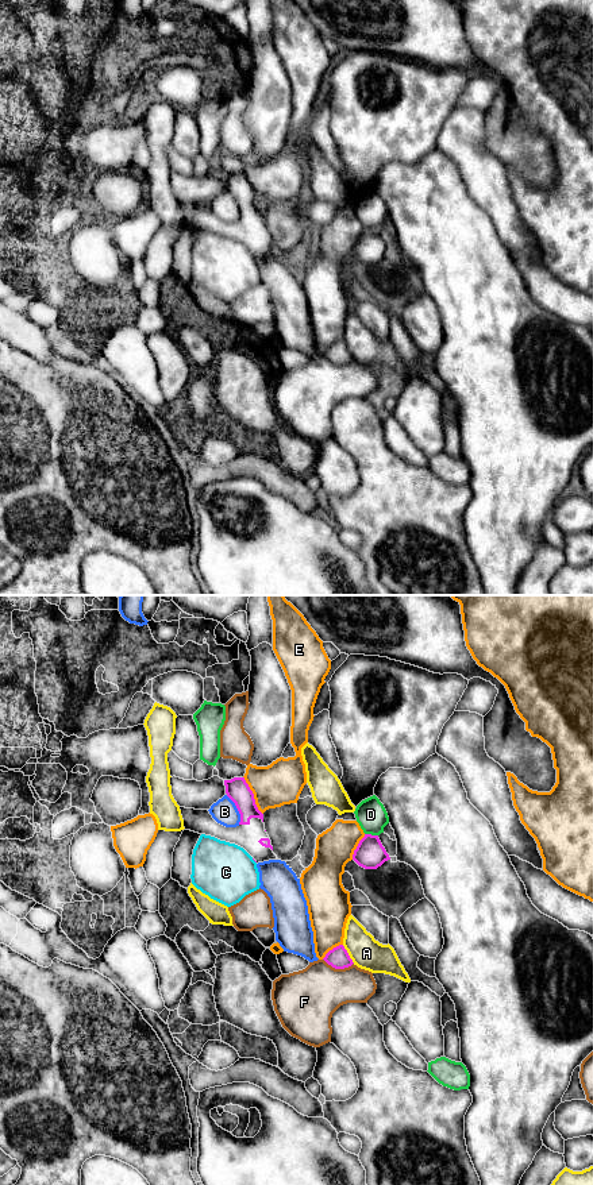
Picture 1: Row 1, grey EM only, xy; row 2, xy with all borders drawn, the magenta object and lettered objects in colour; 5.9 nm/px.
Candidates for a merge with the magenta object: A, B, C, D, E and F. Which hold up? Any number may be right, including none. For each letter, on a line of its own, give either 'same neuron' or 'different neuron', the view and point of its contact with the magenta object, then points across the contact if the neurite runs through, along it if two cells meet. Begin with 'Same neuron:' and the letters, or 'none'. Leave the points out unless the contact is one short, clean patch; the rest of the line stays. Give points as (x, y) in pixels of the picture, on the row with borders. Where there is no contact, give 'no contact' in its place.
Same neuron: none
A: different neuron; meets magenta in xy at (347, 954)
B: different neuron; meets magenta in xy at (238, 810)
C: different neuron; meets magenta in xy at (254, 860); border along xy (251, 859), (255, 863)
D: different neuron; meets magenta in xy at (370, 834)
E: different neuron; meets magenta in xy at (253, 795)
F: different neuron; meets magenta in xy at (338, 968)

